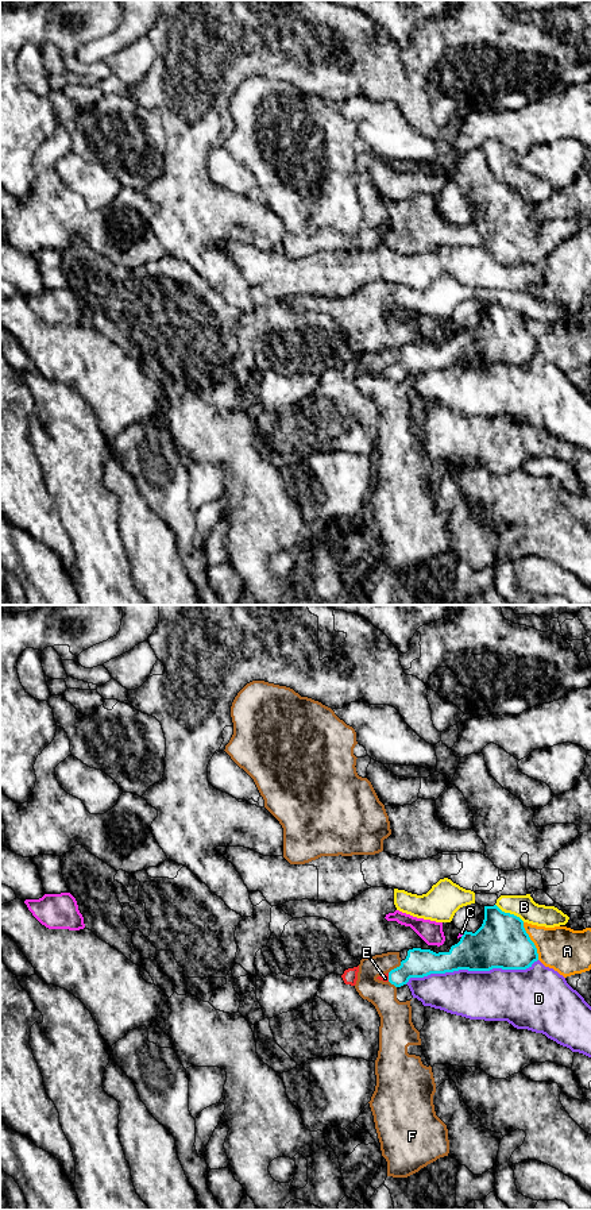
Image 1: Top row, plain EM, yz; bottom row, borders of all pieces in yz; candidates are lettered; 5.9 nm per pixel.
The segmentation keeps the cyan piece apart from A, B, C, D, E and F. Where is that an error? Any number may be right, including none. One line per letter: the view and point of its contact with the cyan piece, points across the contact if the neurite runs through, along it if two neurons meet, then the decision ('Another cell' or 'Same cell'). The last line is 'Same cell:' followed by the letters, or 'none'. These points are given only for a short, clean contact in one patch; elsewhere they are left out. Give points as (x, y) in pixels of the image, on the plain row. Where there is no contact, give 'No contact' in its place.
A: Touches cyan at yz (532, 336). Another cell
B: Touches cyan at yz (509, 308). Boundary: yz (495, 299), (502, 305), (513, 308), (524, 316). Another cell
C: Touches cyan at yz (463, 330). Another cell
D: Touches cyan at yz (471, 365). Another cell
E: Touches cyan at yz (389, 372). Path across: yz (418, 358), (398, 372), (389, 372), (385, 373). Same cell
F: Touches cyan at yz (397, 362). Another cell
Same cell: E

